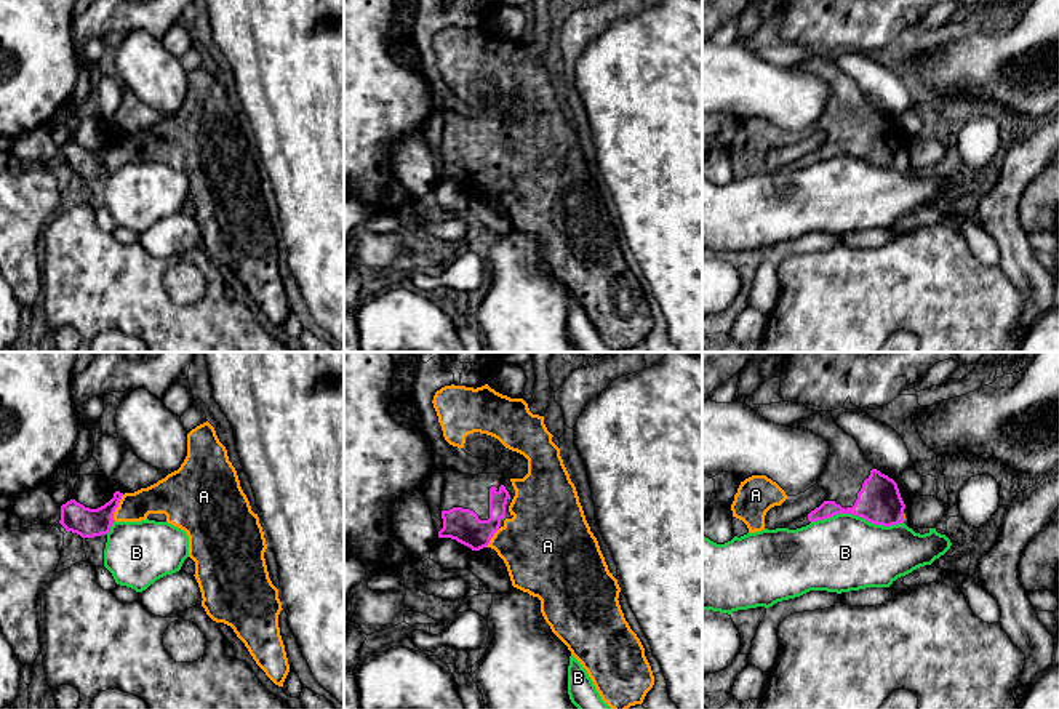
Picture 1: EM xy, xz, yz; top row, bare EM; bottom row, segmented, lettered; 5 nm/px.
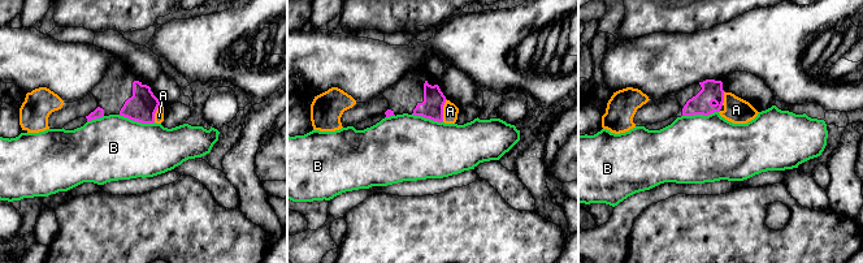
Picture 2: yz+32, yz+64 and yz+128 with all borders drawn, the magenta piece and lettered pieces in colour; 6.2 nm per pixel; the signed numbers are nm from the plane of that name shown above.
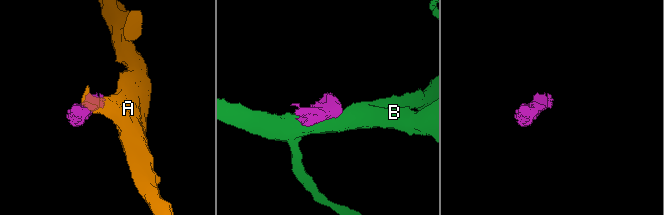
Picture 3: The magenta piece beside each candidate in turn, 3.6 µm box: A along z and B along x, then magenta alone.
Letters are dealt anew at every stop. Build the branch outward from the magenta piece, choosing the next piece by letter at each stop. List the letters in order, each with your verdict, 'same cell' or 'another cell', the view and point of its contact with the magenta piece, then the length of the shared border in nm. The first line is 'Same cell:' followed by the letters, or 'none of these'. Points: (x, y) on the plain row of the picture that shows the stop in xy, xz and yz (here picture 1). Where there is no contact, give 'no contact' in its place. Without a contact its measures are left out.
Same cell: A
A: same cell; meets magenta in xy at (117, 148); contact 140 nm long
B: another cell; meets magenta in yz at (856, 156); contact 460 nm long

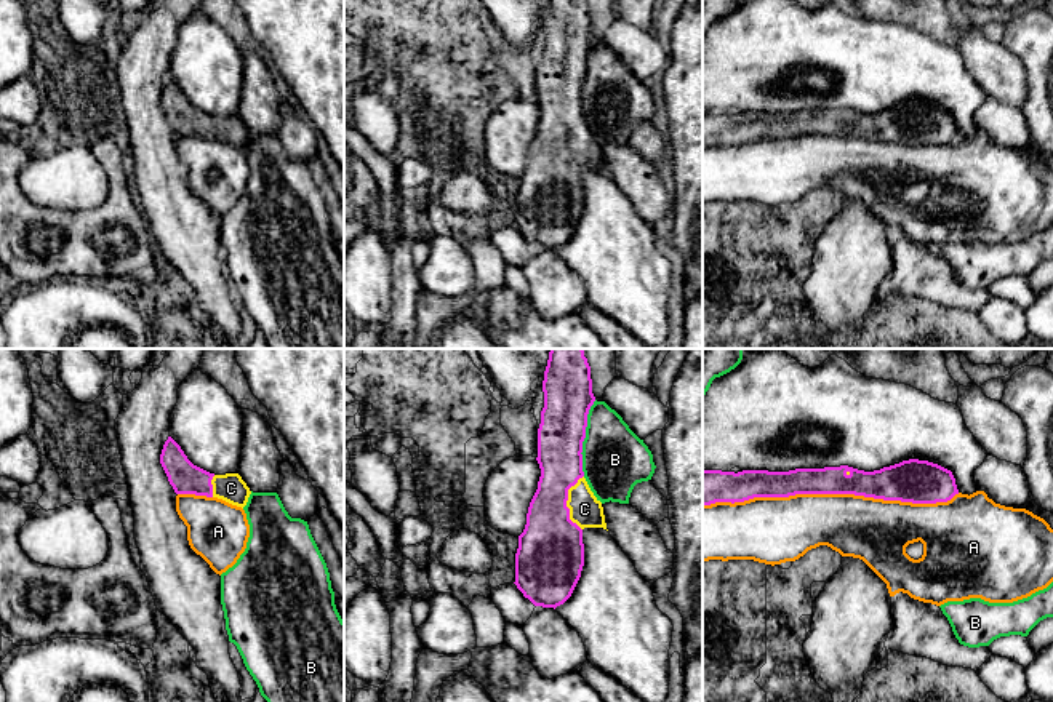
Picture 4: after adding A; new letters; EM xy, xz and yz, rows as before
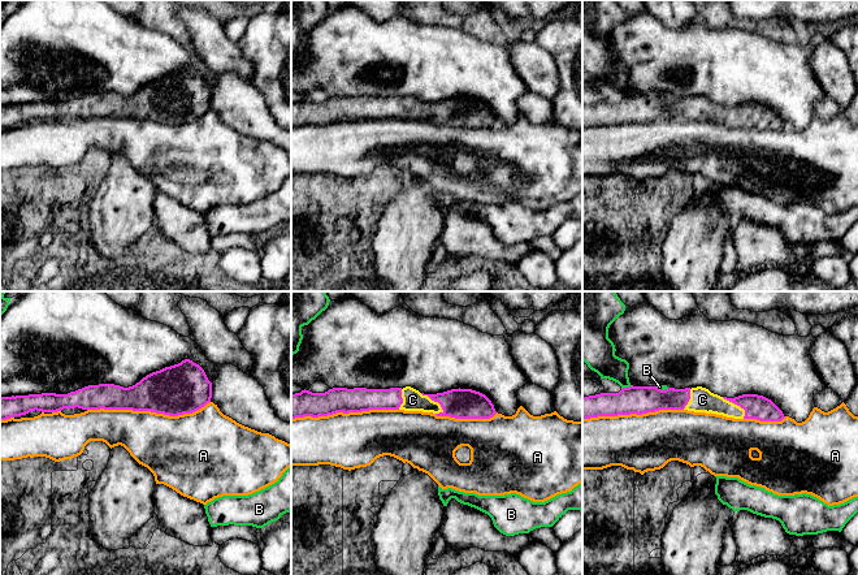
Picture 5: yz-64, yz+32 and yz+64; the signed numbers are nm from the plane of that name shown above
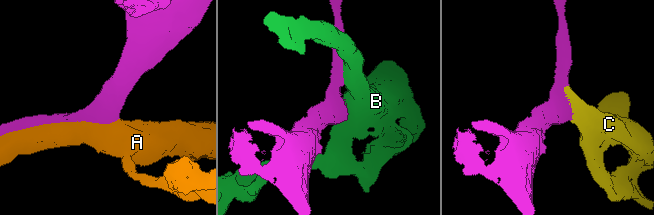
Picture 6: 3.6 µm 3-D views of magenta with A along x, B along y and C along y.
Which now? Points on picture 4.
Same cell: C
A: another cell; meets magenta in yz at (831, 135); contact 1300 nm long
B: another cell; meets magenta in xz at (584, 79); contact 380 nm long
C: same cell; meets magenta in xz at (565, 144); contact 280 nm long

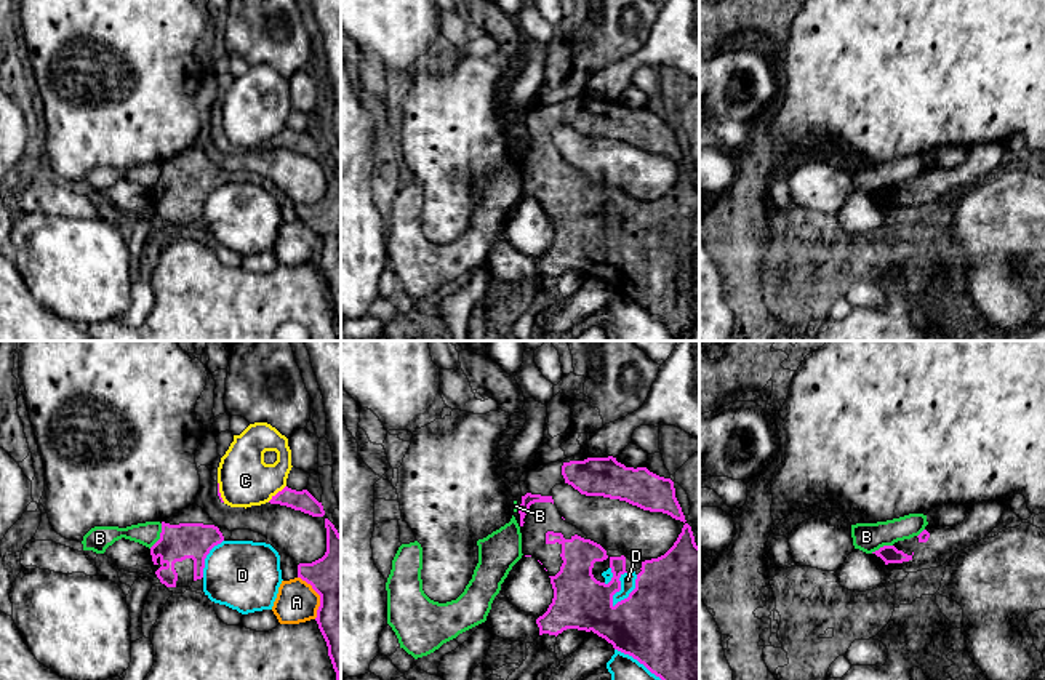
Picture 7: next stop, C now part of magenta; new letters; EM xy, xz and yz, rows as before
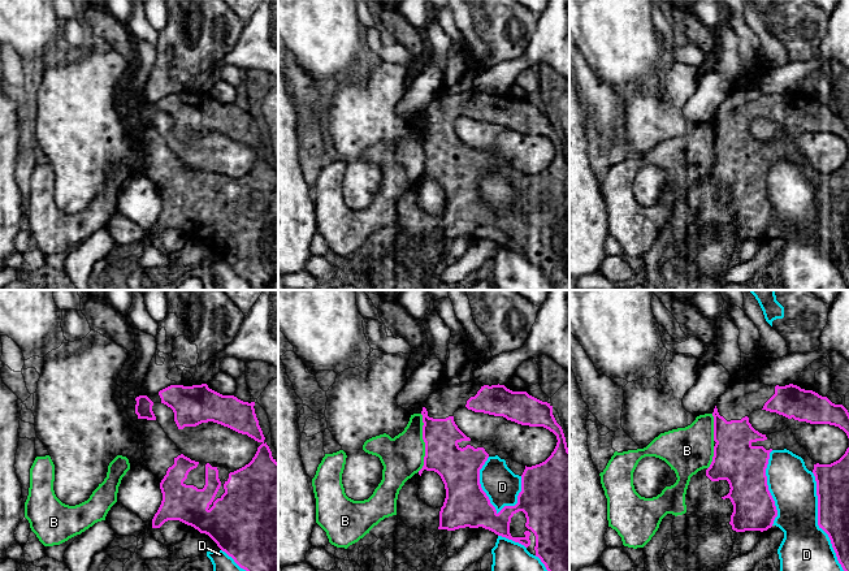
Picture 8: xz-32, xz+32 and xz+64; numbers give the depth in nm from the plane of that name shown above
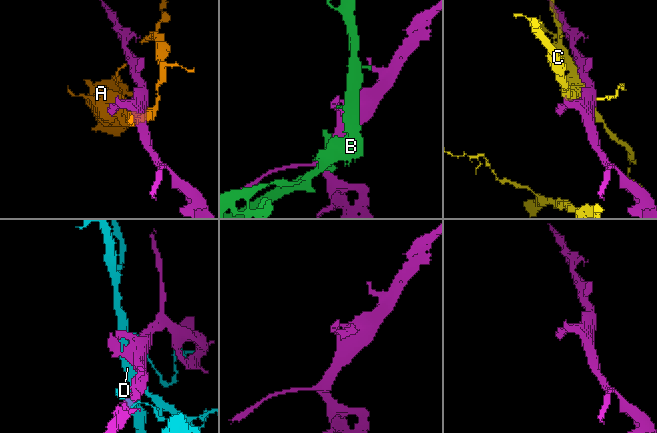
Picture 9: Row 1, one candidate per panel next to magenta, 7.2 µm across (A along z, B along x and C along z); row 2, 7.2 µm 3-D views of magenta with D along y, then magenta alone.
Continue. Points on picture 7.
Same cell: none of these
A: another cell; meets magenta in xy at (319, 236); contact 240 nm long
B: another cell; meets magenta in xy at (160, 178); contact 140 nm long
C: another cell; meets magenta in xy at (277, 135); contact 130 nm long
D: another cell; meets magenta in xz at (631, 234); contact 200 nm long

